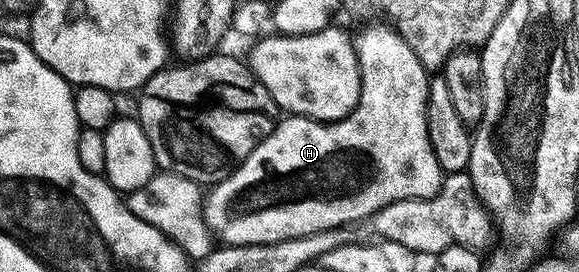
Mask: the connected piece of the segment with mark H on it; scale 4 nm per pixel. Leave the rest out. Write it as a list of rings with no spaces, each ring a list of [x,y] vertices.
[[[386,23],[383,24],[371,24],[359,37],[357,35],[354,37],[355,53],[359,59],[359,69],[361,70],[361,94],[357,106],[345,119],[320,122],[292,115],[280,119],[273,134],[269,134],[269,138],[262,140],[253,150],[253,154],[249,154],[249,158],[245,158],[225,179],[219,181],[206,193],[203,202],[203,221],[216,241],[222,242],[224,245],[245,246],[246,244],[272,244],[289,238],[301,238],[305,234],[317,234],[321,230],[355,226],[358,220],[366,221],[385,206],[398,200],[427,200],[430,196],[438,194],[439,187],[443,185],[445,173],[441,170],[441,166],[437,162],[437,154],[433,154],[433,146],[429,142],[429,130],[427,129],[429,72],[406,44],[405,38],[399,36],[395,28]]]

